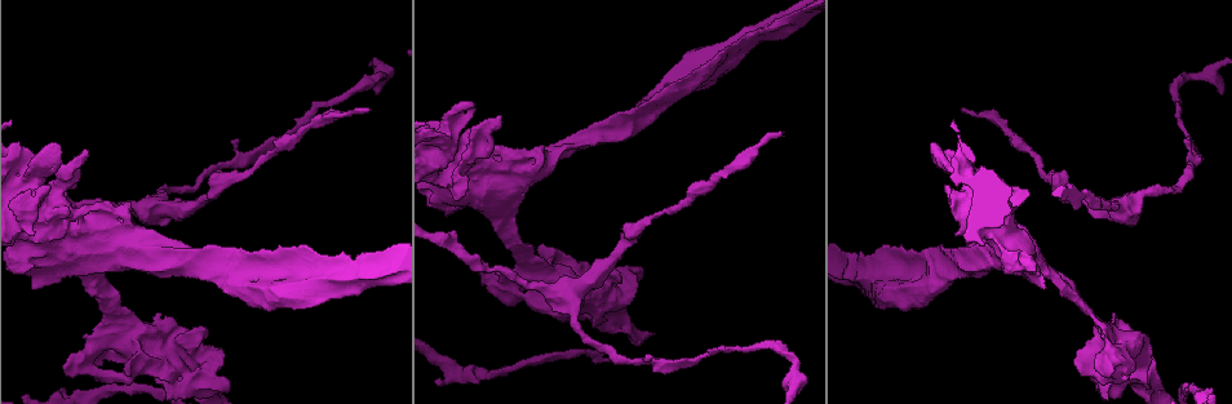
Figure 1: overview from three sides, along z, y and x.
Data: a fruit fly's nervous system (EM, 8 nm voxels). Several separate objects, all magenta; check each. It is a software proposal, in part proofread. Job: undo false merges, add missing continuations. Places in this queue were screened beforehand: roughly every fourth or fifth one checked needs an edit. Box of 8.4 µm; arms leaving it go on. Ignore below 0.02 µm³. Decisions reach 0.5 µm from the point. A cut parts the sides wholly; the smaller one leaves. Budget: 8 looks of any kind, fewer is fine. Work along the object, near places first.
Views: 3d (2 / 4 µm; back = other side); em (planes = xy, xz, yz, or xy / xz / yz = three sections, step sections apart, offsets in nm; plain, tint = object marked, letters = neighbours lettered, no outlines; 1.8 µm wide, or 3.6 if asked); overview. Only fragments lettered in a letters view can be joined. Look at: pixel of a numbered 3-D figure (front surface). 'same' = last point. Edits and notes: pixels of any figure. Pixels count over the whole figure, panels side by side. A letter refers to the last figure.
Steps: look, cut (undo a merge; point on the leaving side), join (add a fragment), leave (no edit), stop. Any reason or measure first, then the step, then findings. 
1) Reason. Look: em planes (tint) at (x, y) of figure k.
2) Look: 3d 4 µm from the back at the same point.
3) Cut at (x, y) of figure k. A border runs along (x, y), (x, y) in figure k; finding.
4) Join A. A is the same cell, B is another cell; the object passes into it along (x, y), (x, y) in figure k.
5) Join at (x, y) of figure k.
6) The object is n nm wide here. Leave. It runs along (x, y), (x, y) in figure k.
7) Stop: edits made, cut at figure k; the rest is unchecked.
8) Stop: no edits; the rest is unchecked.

Calibre changes. Look: em 3.6 µm planes (letters) at (61, 163) of figure 1.

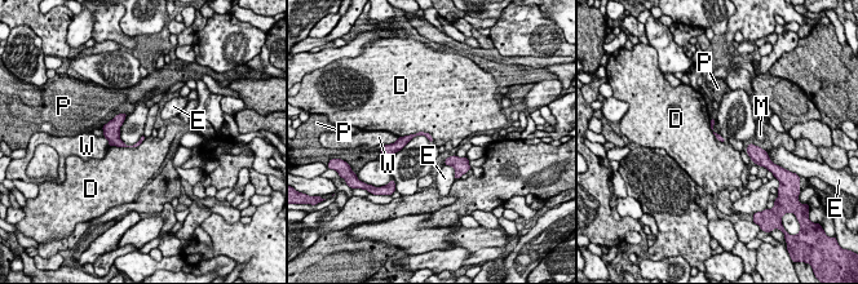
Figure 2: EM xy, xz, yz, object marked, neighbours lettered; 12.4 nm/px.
The longest contact is with D, 460 nm. Leave. D, E, M, P and W are other cells; it runs along (712, 120), (713, 132), (722, 140) in figure 2; one cell here.

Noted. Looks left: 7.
An open end. Look: 3d 4 µm at (963, 110) of figure 1.

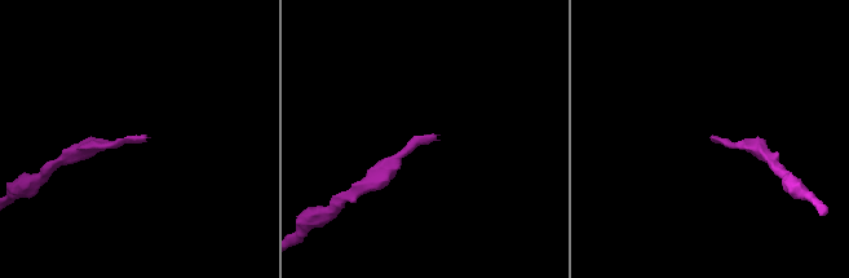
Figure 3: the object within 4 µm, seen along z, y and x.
Look: em planes (letters) at (713, 137) of figure 3.

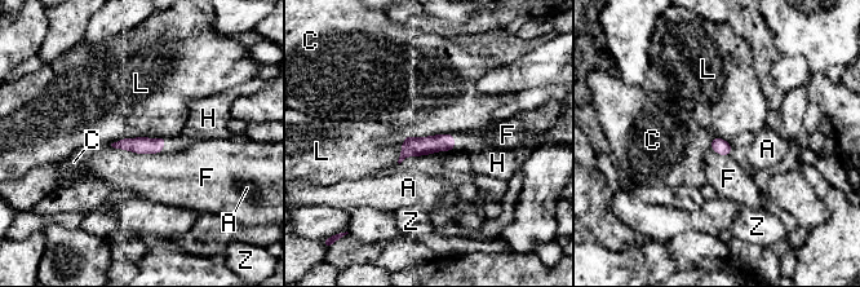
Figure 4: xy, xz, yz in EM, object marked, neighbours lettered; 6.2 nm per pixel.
The object is 100 nm wide here. Join H. H is the same cell, A, C, F, L and Z are other cells; the object passes into it along (138, 145), (164, 144), (199, 127) in figure 4; it goes on there.

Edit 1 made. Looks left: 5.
Look: em planes (tint) at (501, 283) of figure 1.

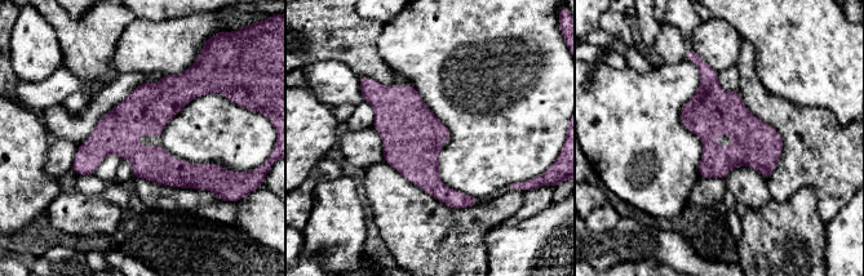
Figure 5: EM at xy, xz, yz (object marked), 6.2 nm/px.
What lies round it. Look: em planes (letters) at the same point.

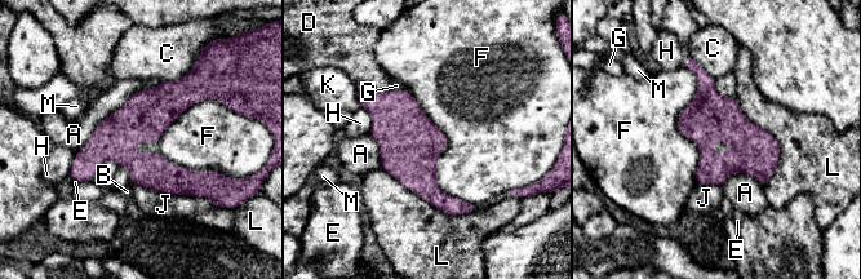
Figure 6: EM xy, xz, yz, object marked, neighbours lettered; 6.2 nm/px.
Leave. A, B, C, D, E, F, G, H, J, K, L and M are other cells; all the same cell.

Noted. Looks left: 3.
Stop: edits made, join at figure 4; the rest is unchecked.

